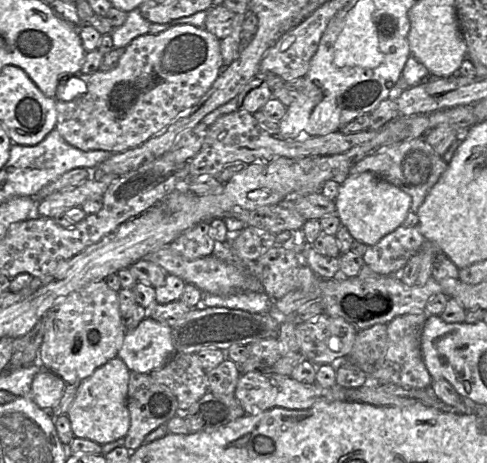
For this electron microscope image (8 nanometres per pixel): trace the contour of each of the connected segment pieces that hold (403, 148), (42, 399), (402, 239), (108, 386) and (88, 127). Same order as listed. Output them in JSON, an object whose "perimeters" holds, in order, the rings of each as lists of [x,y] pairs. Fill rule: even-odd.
{"perimeters":[[[[412,138],[364,157],[351,167],[349,175],[372,172],[397,186],[411,196],[410,211],[416,213],[428,192],[439,181],[447,167],[448,163],[443,160],[443,157],[436,154],[423,138]]],[[[42,369],[33,378],[30,397],[41,409],[49,411],[61,399],[65,387],[61,377]]],[[[399,226],[376,244],[368,245],[363,255],[365,264],[380,275],[395,274],[426,241],[415,227]]],[[[116,356],[78,384],[76,396],[66,413],[75,437],[89,439],[100,445],[125,438],[130,425],[127,407],[129,376],[130,370]]],[[[181,24],[158,34],[141,35],[124,48],[113,70],[76,74],[87,85],[87,90],[72,100],[56,100],[56,129],[68,144],[83,151],[120,153],[136,148],[194,107],[211,88],[223,68],[220,40],[204,27]]]]}

